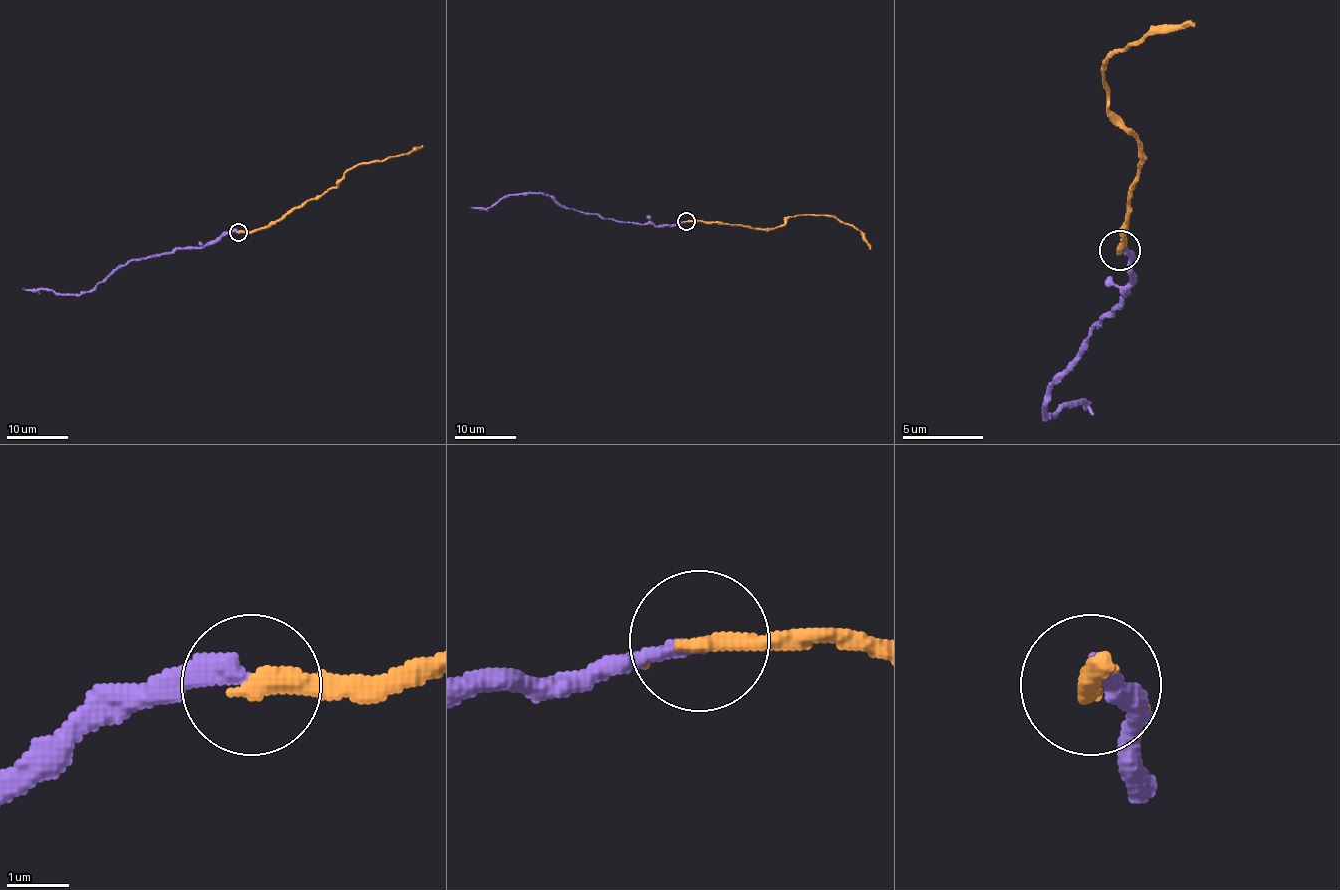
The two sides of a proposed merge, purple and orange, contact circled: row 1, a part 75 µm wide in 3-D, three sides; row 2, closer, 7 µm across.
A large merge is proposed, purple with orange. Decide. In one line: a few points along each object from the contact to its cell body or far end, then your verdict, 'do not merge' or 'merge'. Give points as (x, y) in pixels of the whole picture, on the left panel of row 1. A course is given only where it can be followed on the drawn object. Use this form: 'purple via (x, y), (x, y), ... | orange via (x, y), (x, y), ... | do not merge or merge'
purple via (238, 231), (221, 234), (201, 247), (174, 248), (149, 257), (132, 259), (79, 294), (22, 288) | orange via (238, 231), (267, 228), (308, 201), (320, 198), (351, 168), (408, 155), (421, 146) | merge

